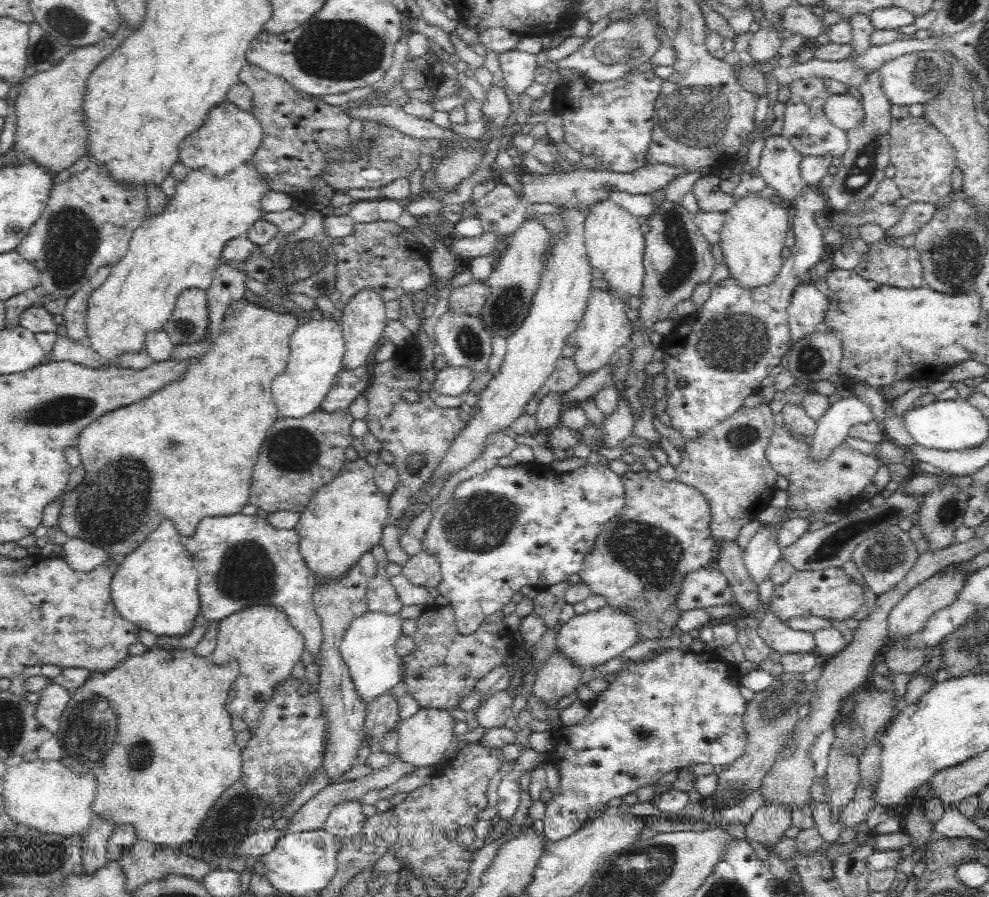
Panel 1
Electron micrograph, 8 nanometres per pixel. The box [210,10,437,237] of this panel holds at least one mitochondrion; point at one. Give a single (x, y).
(341, 51)

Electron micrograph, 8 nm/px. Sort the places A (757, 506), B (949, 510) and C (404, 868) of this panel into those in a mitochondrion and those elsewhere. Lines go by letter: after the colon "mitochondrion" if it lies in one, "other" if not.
A: other
B: mitochondrion
C: other

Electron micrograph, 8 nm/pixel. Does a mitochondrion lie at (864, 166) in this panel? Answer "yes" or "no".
yes

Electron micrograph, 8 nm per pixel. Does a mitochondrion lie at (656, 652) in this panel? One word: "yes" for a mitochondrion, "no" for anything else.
no

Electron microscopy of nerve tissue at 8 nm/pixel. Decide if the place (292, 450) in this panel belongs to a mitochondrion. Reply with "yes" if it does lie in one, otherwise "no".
yes

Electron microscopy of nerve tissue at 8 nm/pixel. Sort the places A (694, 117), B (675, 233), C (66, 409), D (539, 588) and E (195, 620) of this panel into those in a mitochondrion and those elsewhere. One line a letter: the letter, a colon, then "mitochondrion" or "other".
A: mitochondrion
B: mitochondrion
C: mitochondrion
D: other
E: other

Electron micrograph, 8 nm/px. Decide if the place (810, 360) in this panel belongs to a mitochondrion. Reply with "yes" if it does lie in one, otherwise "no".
yes

